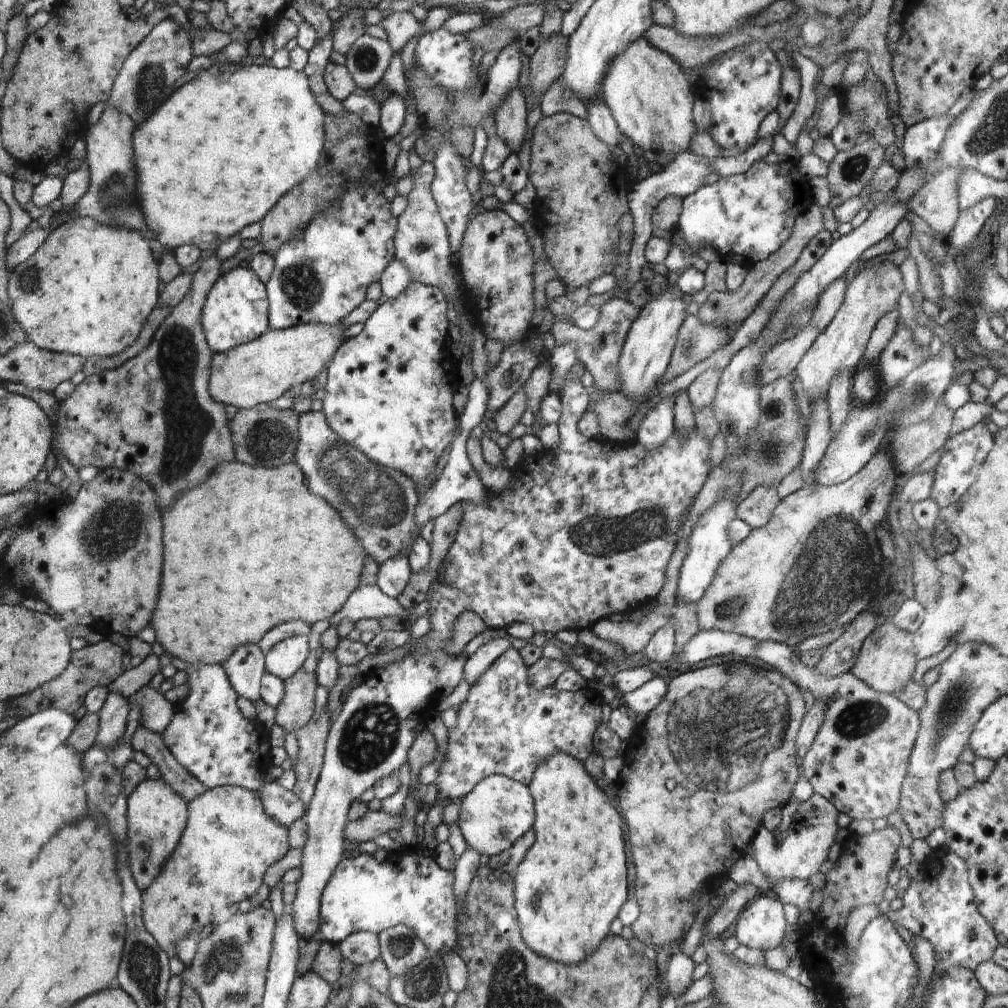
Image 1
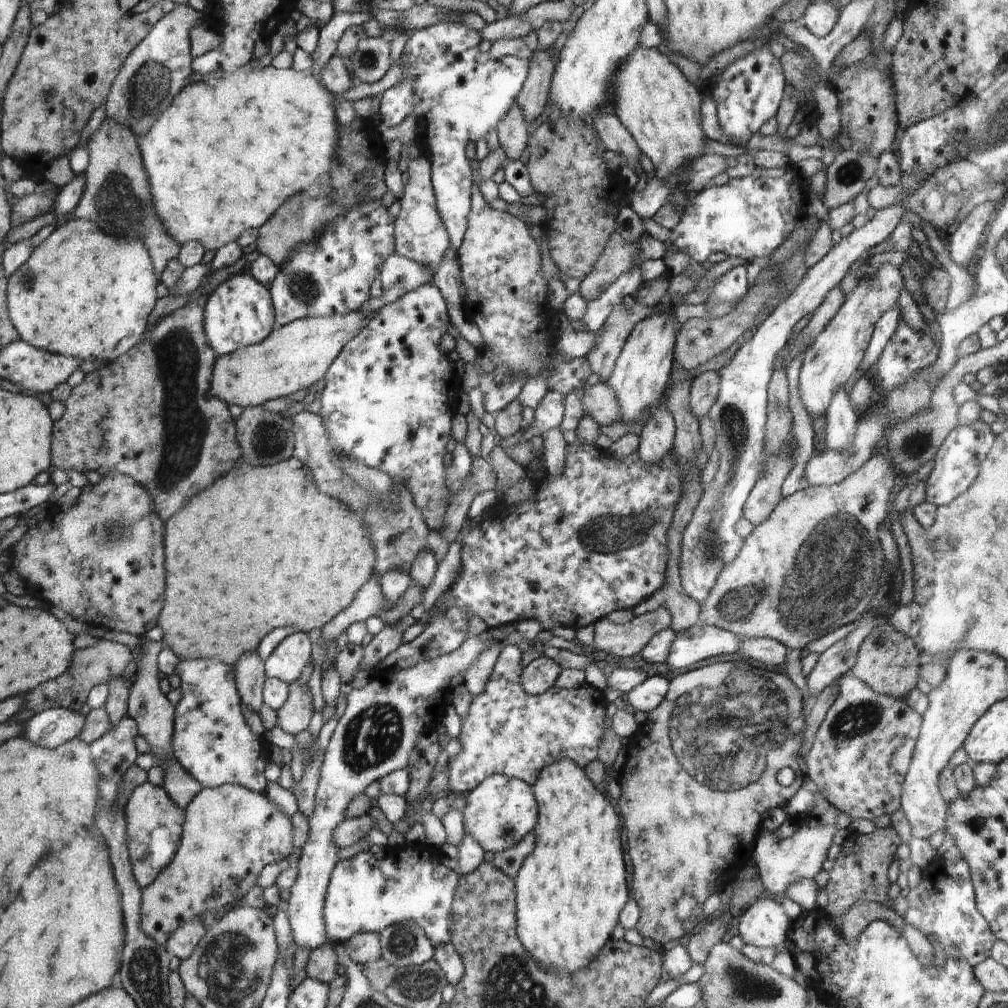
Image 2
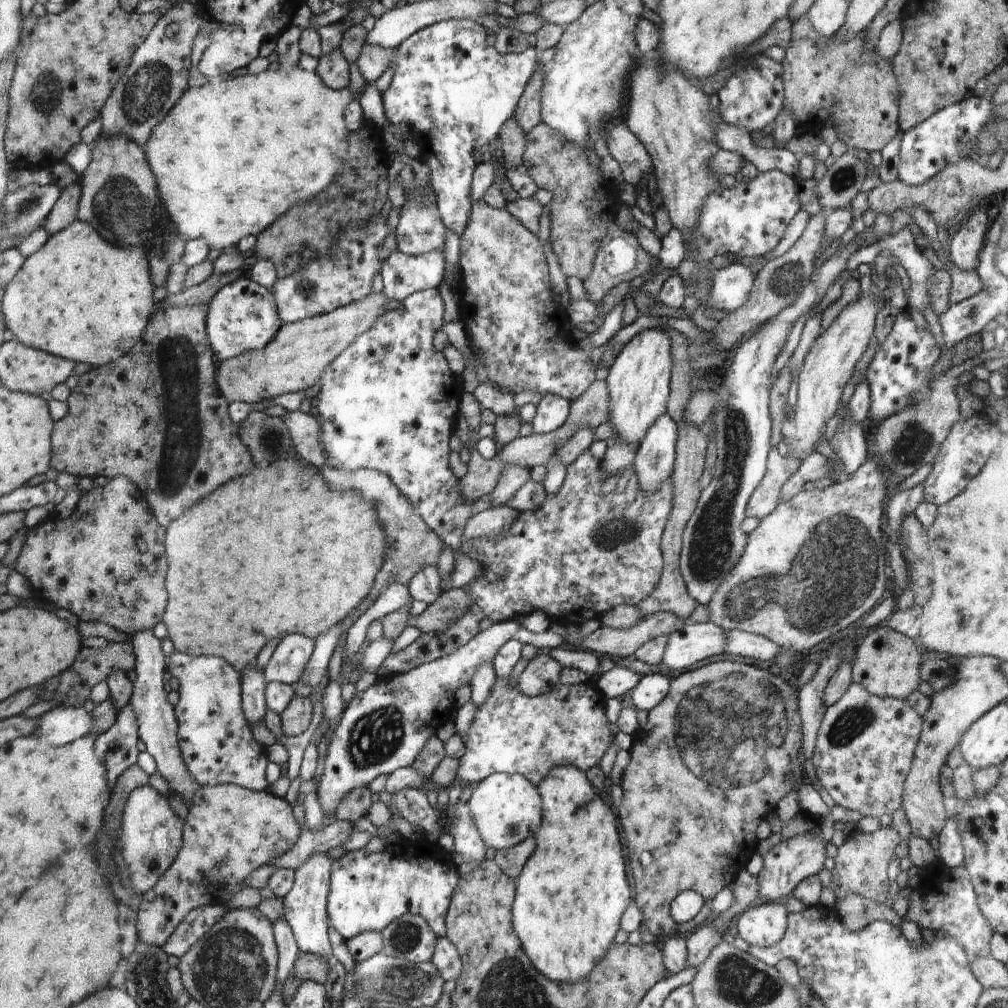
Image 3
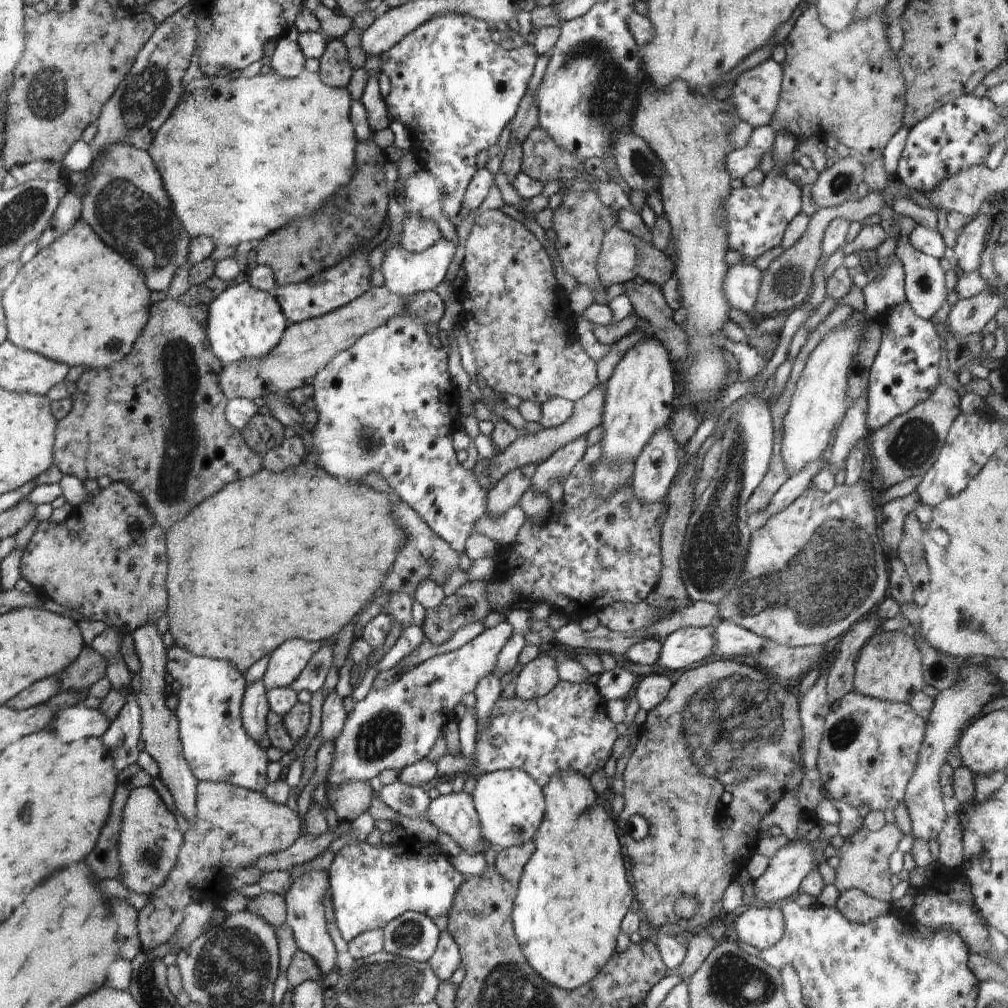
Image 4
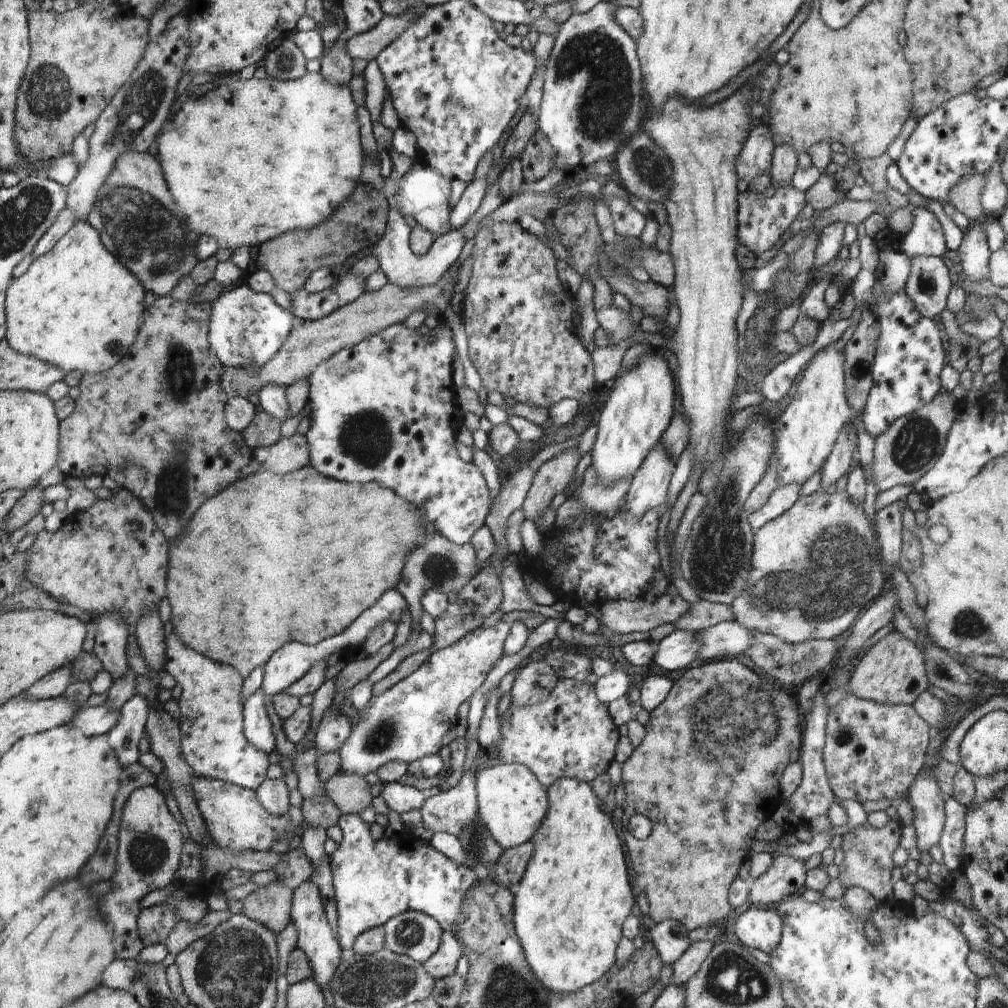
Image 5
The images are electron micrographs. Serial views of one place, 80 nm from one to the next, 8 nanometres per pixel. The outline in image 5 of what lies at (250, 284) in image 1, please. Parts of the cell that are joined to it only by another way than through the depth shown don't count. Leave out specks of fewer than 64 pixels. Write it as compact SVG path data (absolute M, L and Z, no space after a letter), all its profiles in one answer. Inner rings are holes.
M246 284L212 297L212 304L209 344L226 369L264 367L278 354L293 332L294 314L282 309L269 293L254 292Z

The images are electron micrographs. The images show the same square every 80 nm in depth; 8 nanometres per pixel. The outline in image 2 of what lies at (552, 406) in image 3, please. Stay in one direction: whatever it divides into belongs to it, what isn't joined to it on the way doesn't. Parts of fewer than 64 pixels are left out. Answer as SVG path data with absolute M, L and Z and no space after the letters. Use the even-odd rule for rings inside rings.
M548 391L535 409L534 420L520 438L520 443L528 442L533 437L542 436L544 432L561 427L565 419L565 397L556 391Z

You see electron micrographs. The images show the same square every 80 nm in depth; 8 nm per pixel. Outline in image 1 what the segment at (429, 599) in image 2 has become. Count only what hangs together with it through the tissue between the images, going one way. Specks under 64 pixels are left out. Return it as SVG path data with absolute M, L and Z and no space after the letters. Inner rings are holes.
M360 585L356 591L352 592L348 602L344 604L336 615L332 616L330 626L336 628L341 620L351 618L355 624L360 619L376 619L384 617L408 618L410 614L421 616L428 611L428 600L425 599L412 608L404 608L396 598L389 596L376 585Z

